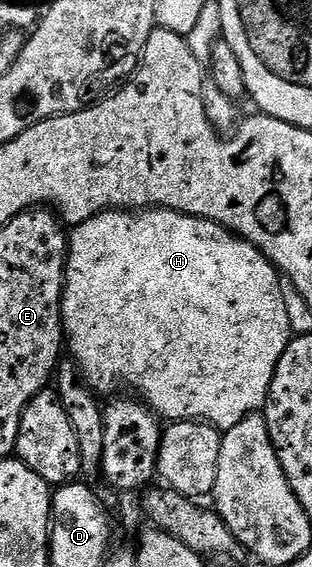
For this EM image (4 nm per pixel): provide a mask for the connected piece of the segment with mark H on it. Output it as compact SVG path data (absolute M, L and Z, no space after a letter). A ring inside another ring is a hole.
M109 209L99 211L84 223L75 224L68 237L68 264L64 270L64 292L60 302L60 320L64 323L66 351L80 368L80 374L89 387L101 396L108 397L120 386L133 387L135 394L147 403L164 421L203 421L211 423L223 433L234 429L238 421L263 412L268 399L278 361L286 353L294 336L290 317L286 313L286 297L282 297L281 272L275 263L261 253L253 243L233 235L228 228L209 219L184 215L167 209Z

